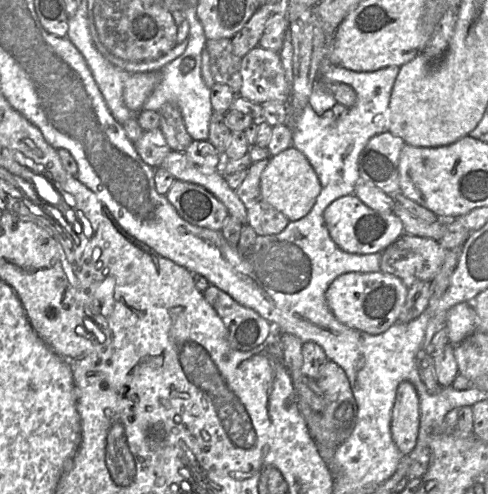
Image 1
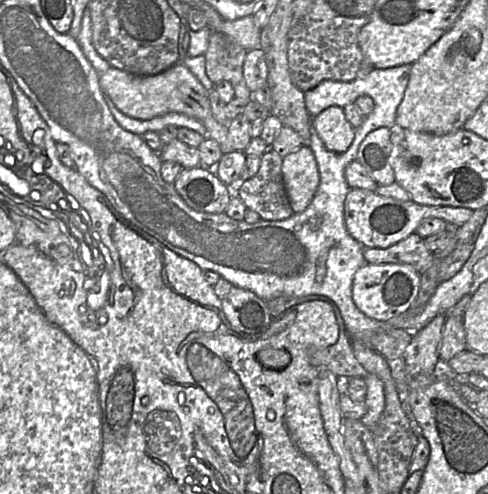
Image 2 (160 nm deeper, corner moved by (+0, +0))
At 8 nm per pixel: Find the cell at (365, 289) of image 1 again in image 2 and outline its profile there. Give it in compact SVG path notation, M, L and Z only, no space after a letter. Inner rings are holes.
M369 264L360 267L352 281L352 299L367 317L387 321L406 312L417 297L420 274L409 265Z

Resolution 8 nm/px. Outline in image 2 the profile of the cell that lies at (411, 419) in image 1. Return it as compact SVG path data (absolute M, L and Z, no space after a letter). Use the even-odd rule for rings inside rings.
M446 314L435 316L426 326L412 335L403 358L409 376L433 376L439 359Z

